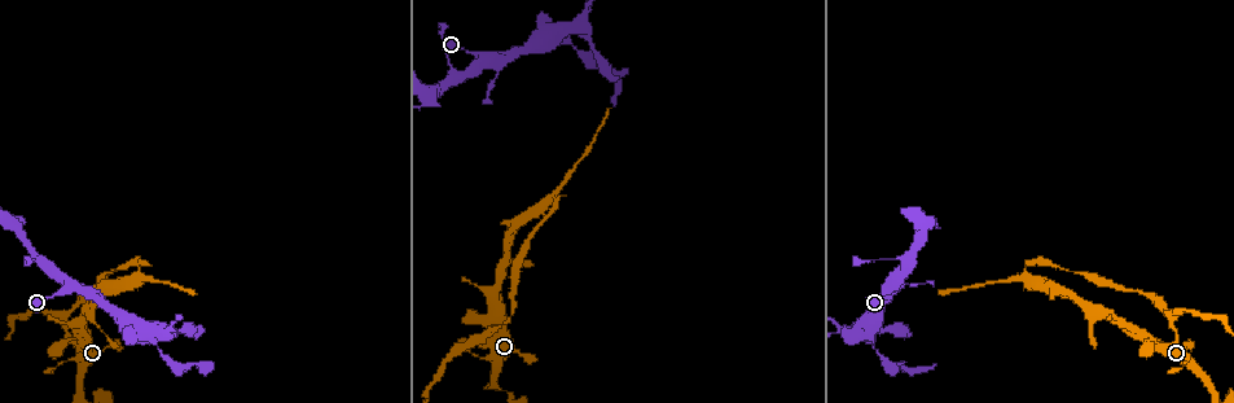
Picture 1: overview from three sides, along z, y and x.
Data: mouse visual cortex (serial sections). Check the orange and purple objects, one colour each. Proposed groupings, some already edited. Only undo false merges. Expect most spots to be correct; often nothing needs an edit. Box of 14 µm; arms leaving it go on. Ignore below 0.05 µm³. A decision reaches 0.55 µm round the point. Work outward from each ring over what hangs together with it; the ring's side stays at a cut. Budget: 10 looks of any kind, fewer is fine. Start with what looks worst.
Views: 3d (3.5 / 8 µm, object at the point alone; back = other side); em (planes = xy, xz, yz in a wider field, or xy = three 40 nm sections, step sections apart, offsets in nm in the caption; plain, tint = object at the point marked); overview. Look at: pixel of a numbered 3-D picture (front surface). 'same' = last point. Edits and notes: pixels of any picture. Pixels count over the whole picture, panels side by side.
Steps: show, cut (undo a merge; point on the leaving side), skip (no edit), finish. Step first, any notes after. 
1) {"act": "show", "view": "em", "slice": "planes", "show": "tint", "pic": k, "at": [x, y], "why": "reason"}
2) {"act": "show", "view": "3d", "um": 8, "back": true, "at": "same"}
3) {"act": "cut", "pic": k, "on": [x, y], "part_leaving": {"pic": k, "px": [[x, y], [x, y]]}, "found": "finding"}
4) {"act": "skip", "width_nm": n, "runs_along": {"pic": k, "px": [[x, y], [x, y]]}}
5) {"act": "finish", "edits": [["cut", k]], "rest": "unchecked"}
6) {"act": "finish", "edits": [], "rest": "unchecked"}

{"act": "show", "view": "em", "slice": "xy", "step": 5, "show": "tint", "pic": 1, "at": [1168, 319], "why": "three arms meet"}

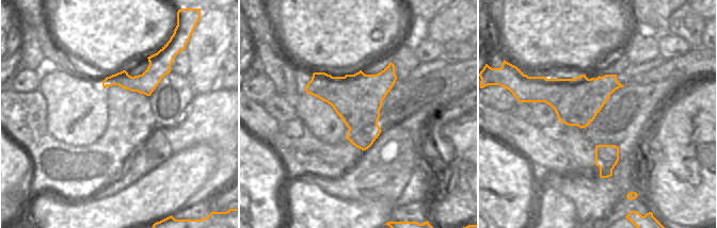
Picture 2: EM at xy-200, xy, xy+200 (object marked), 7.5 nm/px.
{"act": "show", "view": "3d", "um": 3.5, "at": "same"}

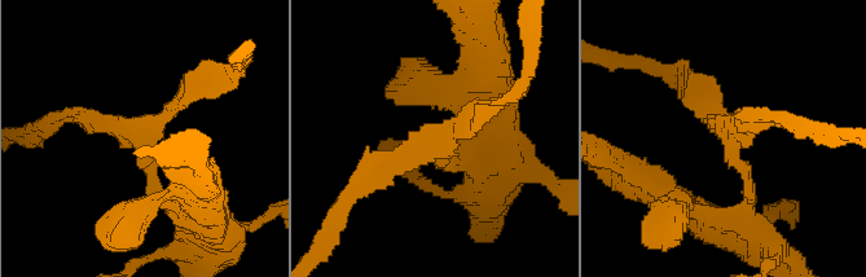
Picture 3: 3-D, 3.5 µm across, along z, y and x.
{"act": "cut", "pic": 3, "on": [166, 114], "arm_widths_nm": [150, 150, 200], "part_leaving": {"pic": 3, "px": [[143, 141], [198, 82], [225, 74]]}, "found": "two cells meet here"}

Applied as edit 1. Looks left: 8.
{"act": "show", "view": "3d", "um": 3.5, "pic": 1, "at": [583, 21], "why": "calibre changes"}

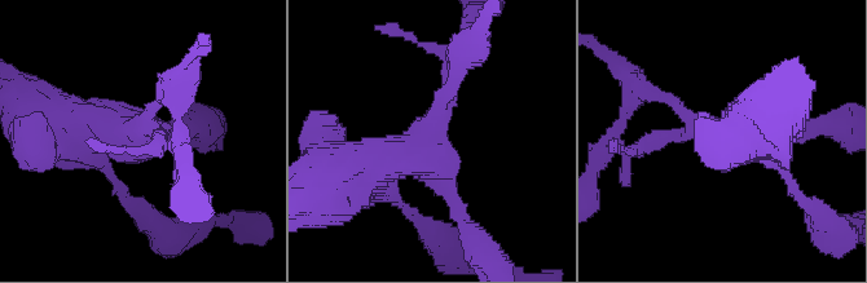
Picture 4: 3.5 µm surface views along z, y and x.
{"act": "show", "view": "em", "slice": "xy", "step": 2, "show": "tint", "pic": 4, "at": [140, 135], "arms": 4, "arm_widths_nm": [200, 200, 200, 700]}

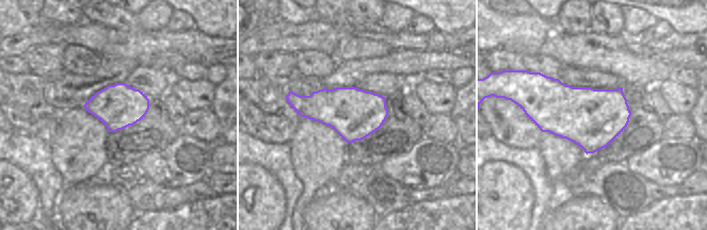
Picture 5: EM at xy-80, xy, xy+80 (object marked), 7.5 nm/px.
{"act": "skip", "width_nm": 380, "runs_along": {"pic": 4, "px": [[347, 181], [431, 158], [466, 224]]}, "found": "one cell here"}

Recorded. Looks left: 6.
{"act": "show", "view": "3d", "um": 3.5, "pic": 1, "at": [140, 280], "why": "sudden change in width"}

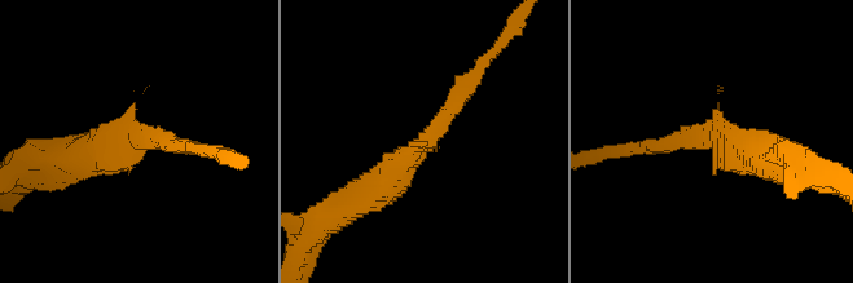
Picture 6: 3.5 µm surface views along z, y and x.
{"act": "show", "view": "em", "slice": "xy", "step": 1, "show": "tint", "pic": 6, "at": [422, 143], "arm_widths_nm": [200, 450]}

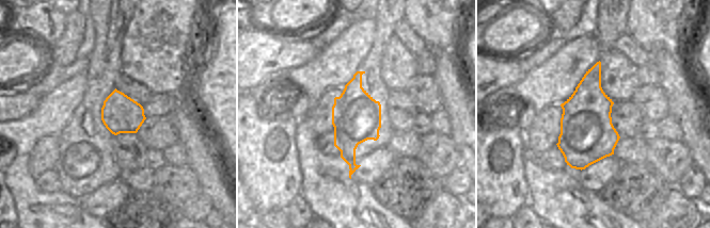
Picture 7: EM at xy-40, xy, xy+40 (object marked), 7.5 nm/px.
{"act": "cut", "pic": 6, "on": [451, 107], "found": "two cells meet here"}

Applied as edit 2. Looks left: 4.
{"act": "show", "view": "3d", "um": 3.5, "pic": 1, "at": [427, 93], "why": "abrupt turn"}

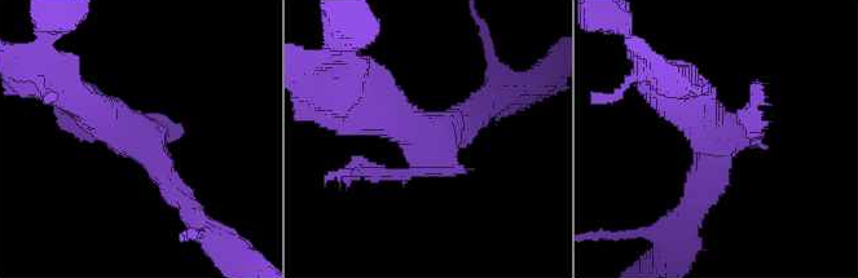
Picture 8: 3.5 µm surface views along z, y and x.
{"act": "show", "view": "em", "slice": "planes", "show": "tint", "pic": 8, "at": [432, 131]}

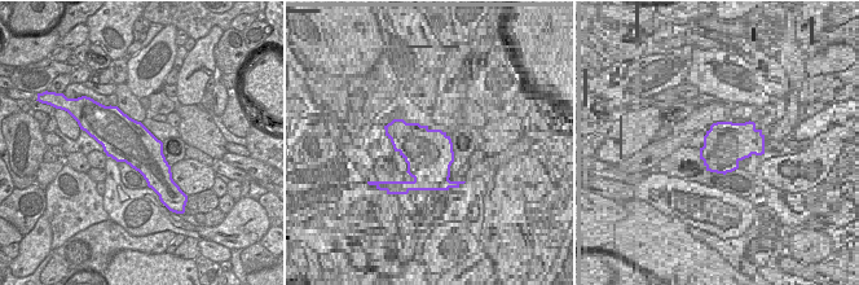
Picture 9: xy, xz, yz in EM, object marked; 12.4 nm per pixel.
{"act": "skip", "runs_along": {"pic": 8, "px": [[194, 212], [95, 105]]}, "found": "all the same cell"}

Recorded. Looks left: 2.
{"act": "finish", "edits": [["cut", 3], ["cut", 6]], "rest": "unchecked"}

